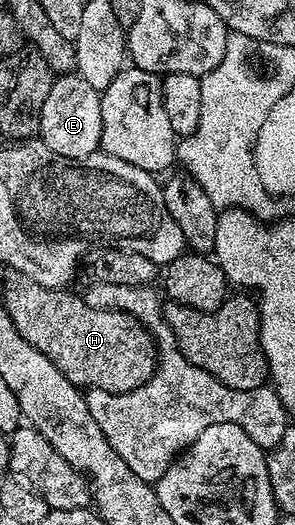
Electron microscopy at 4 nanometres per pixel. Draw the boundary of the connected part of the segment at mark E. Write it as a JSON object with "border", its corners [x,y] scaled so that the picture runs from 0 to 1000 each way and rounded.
{"border":[[[258,137],[186,147],[139,206],[132,265],[169,288],[231,303],[292,303],[336,288],[346,255],[342,177]]]}

